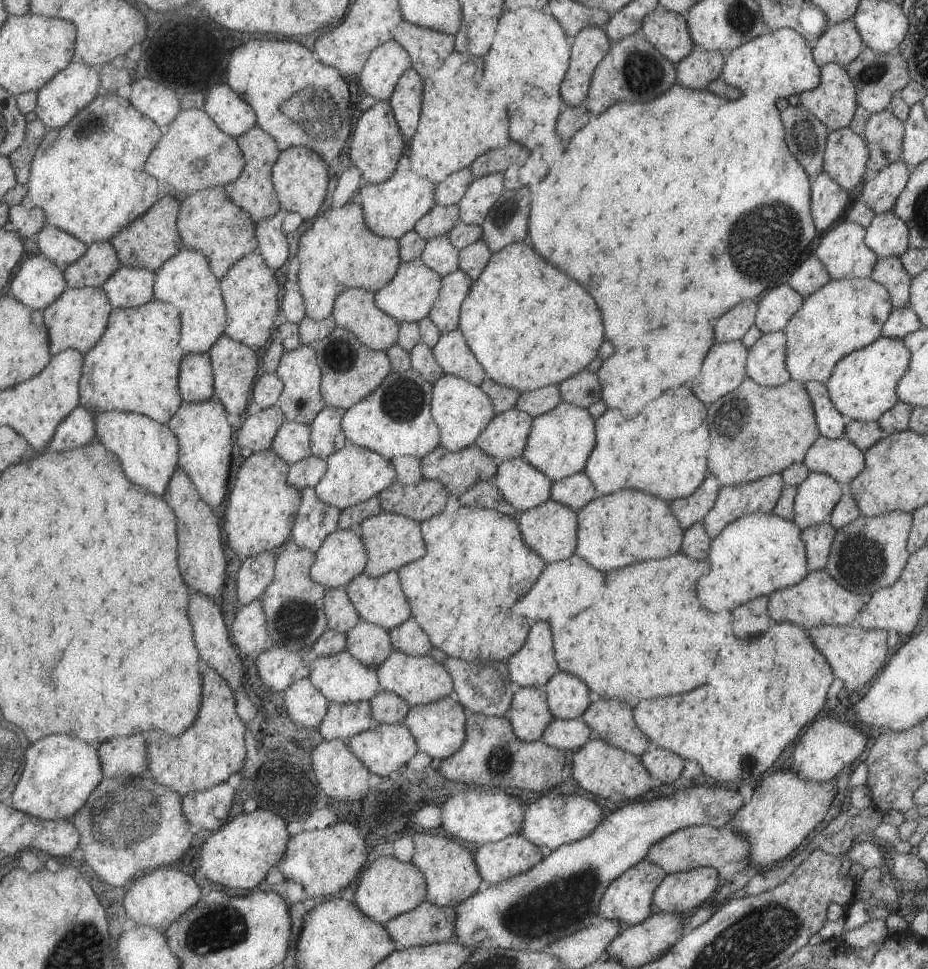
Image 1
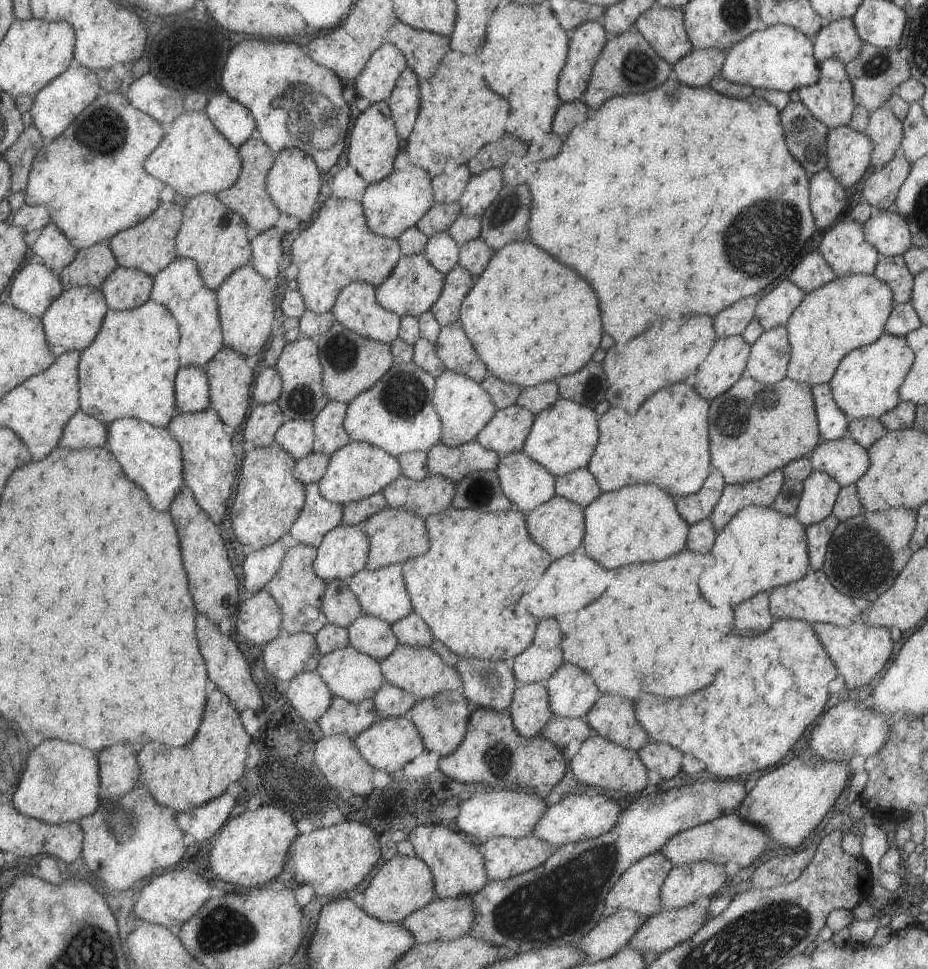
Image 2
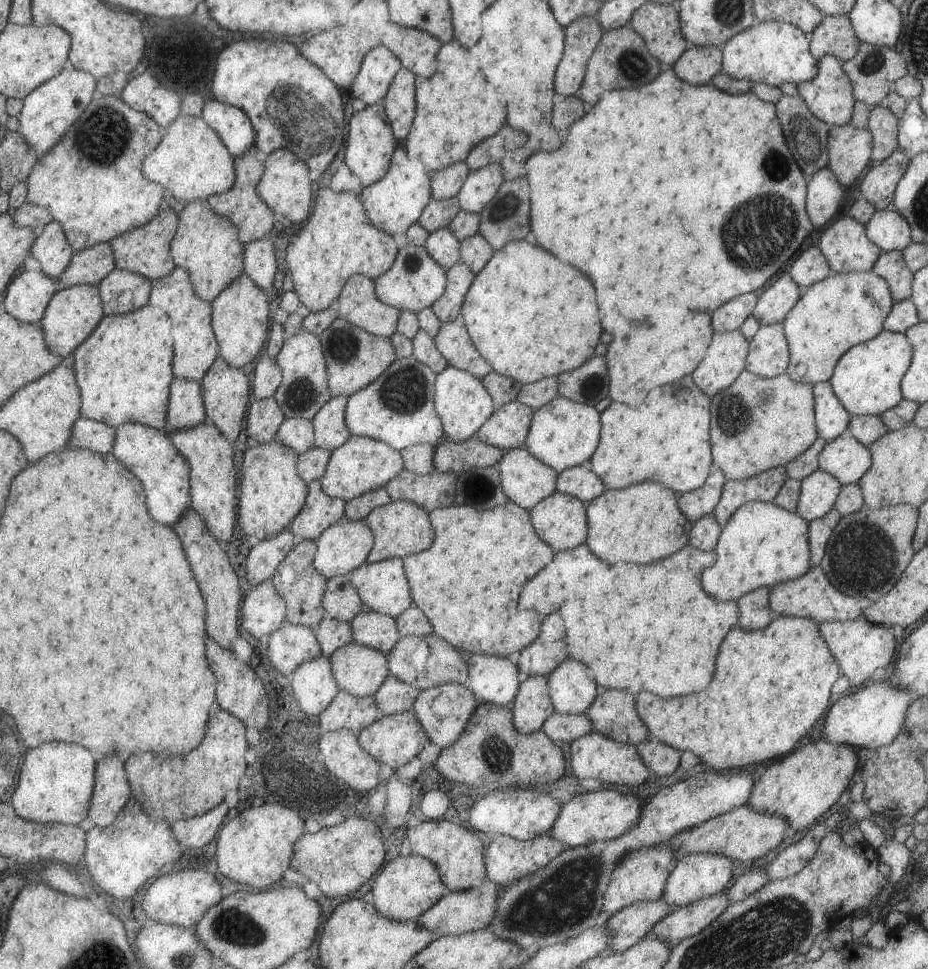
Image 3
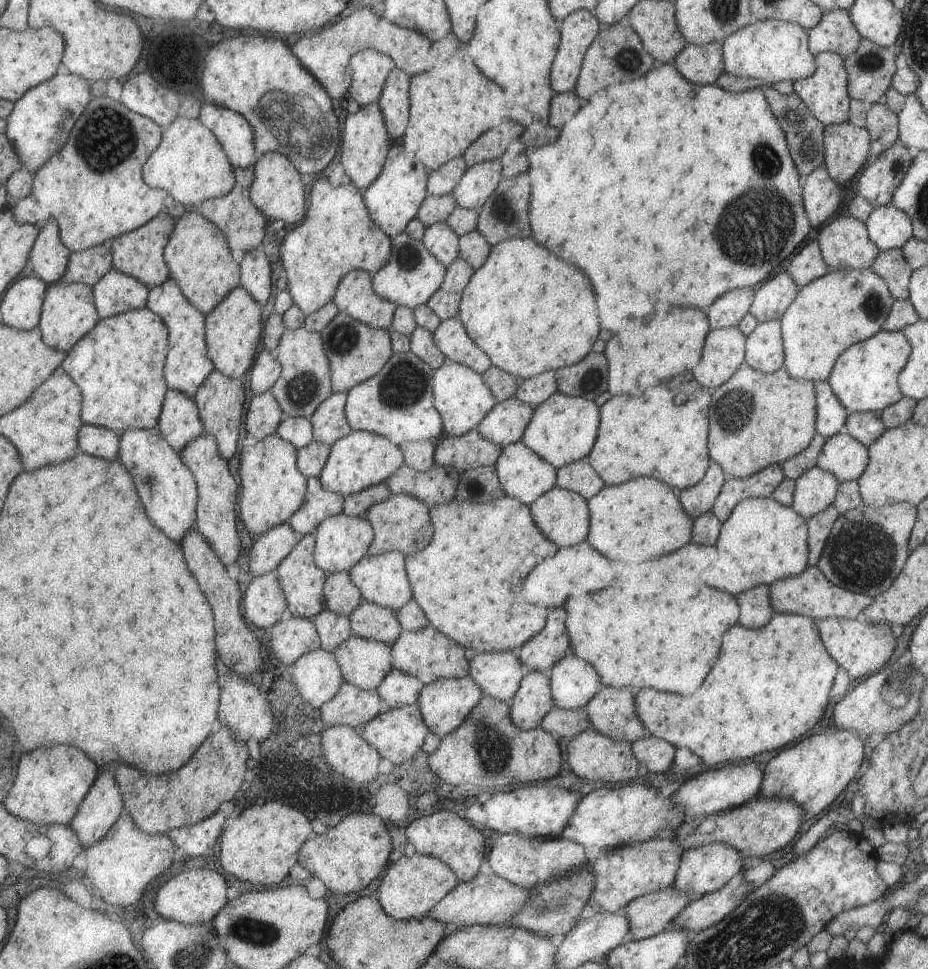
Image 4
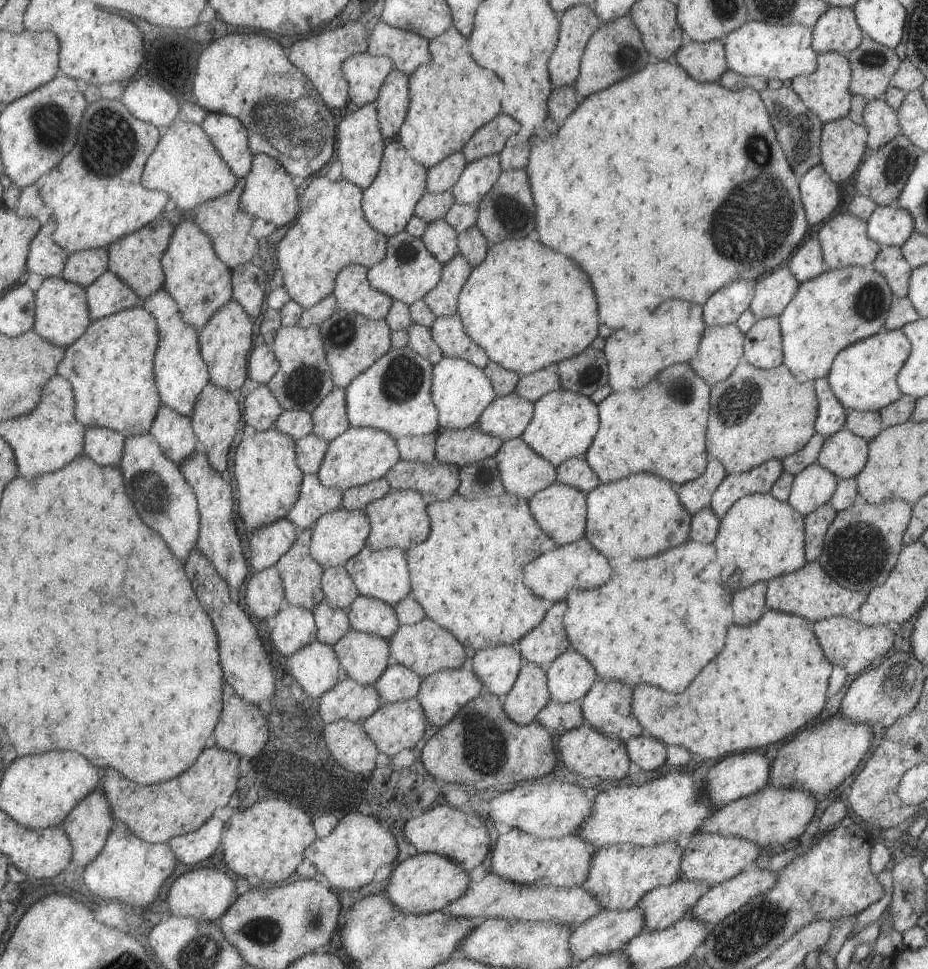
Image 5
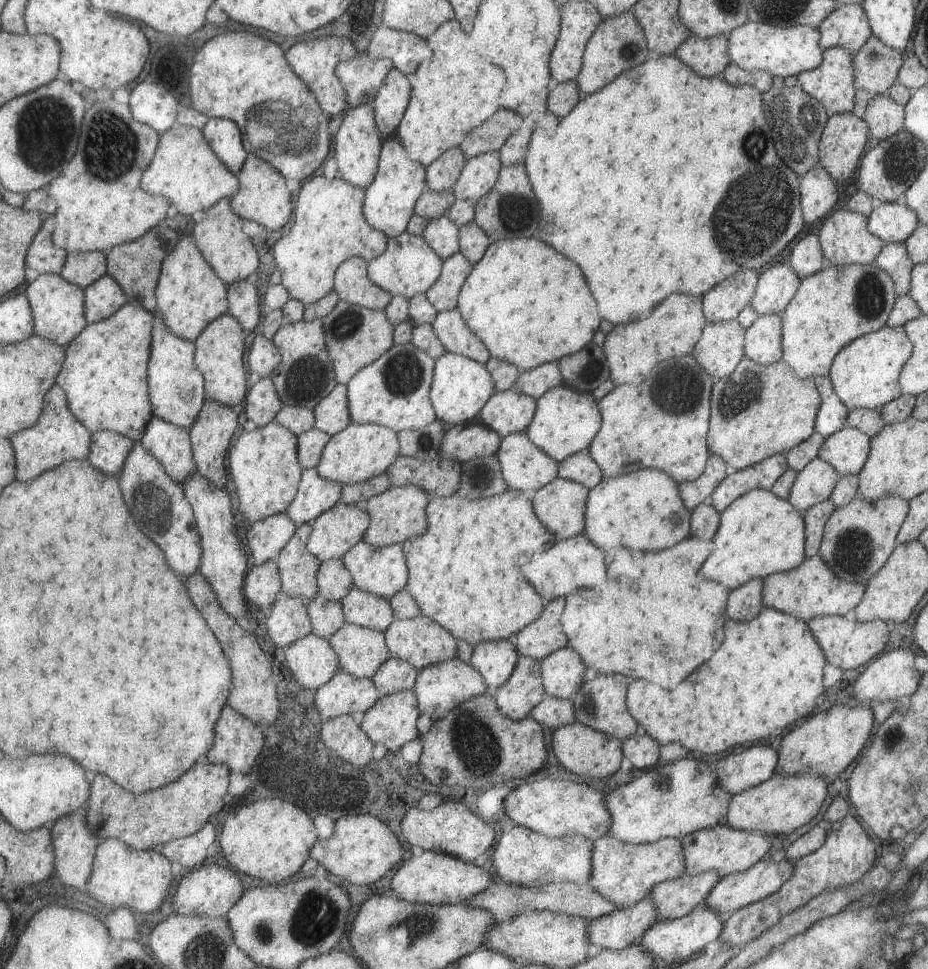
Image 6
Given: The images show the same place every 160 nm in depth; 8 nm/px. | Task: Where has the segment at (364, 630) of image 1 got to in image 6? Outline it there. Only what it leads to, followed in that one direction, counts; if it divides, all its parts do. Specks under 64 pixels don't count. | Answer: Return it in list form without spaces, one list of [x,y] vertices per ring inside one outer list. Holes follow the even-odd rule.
[[[353,586],[340,603],[345,623],[384,631],[394,619],[387,599]]]

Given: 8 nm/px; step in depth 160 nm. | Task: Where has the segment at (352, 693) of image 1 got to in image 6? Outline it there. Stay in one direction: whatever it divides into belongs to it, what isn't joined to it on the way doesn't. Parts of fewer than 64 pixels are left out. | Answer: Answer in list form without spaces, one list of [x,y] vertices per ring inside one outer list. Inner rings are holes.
[[[343,623],[329,637],[339,670],[358,679],[370,679],[389,657],[384,631]]]

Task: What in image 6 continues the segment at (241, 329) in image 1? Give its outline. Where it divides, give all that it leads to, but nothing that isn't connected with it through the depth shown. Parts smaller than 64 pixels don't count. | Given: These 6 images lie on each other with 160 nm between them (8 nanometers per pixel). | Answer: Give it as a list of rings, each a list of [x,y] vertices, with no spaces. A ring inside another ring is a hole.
[[[227,312],[213,321],[196,342],[196,363],[206,378],[206,391],[211,399],[233,408],[239,408],[241,398],[246,396],[247,372],[243,366],[243,330],[236,316]]]

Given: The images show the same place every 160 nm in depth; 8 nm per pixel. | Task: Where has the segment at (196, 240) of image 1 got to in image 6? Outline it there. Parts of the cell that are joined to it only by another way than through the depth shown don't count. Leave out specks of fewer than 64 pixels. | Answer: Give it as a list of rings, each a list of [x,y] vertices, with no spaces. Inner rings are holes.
[[[194,234],[180,238],[176,249],[164,260],[158,282],[157,313],[161,313],[169,328],[181,338],[196,341],[200,334],[230,310],[228,284],[217,274],[200,251]]]

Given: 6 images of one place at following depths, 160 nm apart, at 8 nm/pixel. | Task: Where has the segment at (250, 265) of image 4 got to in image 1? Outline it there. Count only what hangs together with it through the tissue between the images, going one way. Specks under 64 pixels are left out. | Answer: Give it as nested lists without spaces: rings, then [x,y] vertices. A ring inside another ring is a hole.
[[[281,209],[279,213],[272,214],[263,221],[255,222],[256,239],[259,242],[256,252],[273,270],[278,269],[288,257],[288,242],[281,230],[286,213]]]

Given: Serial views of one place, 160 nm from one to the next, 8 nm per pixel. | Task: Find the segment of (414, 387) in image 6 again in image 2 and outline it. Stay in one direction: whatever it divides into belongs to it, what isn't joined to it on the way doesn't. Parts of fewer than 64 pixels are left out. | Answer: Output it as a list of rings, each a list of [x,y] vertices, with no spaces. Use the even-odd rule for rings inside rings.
[[[412,361],[393,362],[373,386],[348,403],[343,428],[349,441],[367,442],[393,457],[414,451],[427,453],[441,438],[441,422],[431,402],[434,384],[435,380]]]

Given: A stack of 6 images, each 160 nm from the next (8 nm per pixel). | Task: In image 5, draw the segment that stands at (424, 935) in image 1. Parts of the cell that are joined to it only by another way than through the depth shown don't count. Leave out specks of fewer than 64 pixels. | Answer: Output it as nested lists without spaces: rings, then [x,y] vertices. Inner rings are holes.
[[[490,872],[477,882],[469,881],[465,892],[443,908],[443,912],[452,917],[463,917],[474,921],[486,918],[527,922],[551,921],[555,919],[572,926],[597,914],[601,909],[603,908],[601,908],[600,904],[581,887],[520,885],[506,881],[504,878]]]

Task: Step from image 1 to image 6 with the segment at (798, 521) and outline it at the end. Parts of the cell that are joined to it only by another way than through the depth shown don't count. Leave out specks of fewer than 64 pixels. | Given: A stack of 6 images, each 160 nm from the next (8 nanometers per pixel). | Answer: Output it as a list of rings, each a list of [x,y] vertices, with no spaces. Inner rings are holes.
[[[817,456],[796,472],[787,499],[796,511],[804,512],[830,498],[838,477],[836,469]]]

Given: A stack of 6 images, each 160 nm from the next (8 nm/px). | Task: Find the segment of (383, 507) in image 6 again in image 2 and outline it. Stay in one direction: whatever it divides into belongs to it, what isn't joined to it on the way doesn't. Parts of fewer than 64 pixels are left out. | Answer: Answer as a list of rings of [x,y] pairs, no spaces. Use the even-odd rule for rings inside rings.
[[[386,507],[365,520],[363,533],[369,540],[369,551],[366,570],[376,570],[389,564],[401,564],[409,558],[425,554],[429,549],[429,538],[425,529],[425,522],[421,516],[401,510],[401,508]]]

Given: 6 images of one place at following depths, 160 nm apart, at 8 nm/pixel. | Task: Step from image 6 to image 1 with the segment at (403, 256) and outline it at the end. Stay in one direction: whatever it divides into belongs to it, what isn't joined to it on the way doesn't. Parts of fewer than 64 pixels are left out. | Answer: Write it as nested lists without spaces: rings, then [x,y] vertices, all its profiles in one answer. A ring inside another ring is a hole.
[[[420,257],[407,262],[400,261],[393,278],[374,292],[375,306],[398,323],[417,323],[428,316],[429,310],[437,300],[440,282],[440,276],[433,270],[429,270],[429,267],[421,262]]]

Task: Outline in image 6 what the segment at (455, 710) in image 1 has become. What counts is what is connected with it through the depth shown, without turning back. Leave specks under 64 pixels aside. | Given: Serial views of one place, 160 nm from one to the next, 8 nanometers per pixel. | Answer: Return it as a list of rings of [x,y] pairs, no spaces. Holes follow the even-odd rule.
[[[459,659],[440,662],[418,671],[412,691],[416,694],[418,711],[431,721],[443,718],[452,708],[471,697],[488,692],[483,677],[469,663]]]

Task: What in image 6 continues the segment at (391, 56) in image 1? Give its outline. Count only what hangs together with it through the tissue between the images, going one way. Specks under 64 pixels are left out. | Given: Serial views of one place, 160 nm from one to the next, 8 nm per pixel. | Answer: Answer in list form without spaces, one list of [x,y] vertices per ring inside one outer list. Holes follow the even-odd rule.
[[[365,52],[338,62],[334,73],[345,89],[348,108],[370,104],[391,67],[389,58],[371,60]]]

